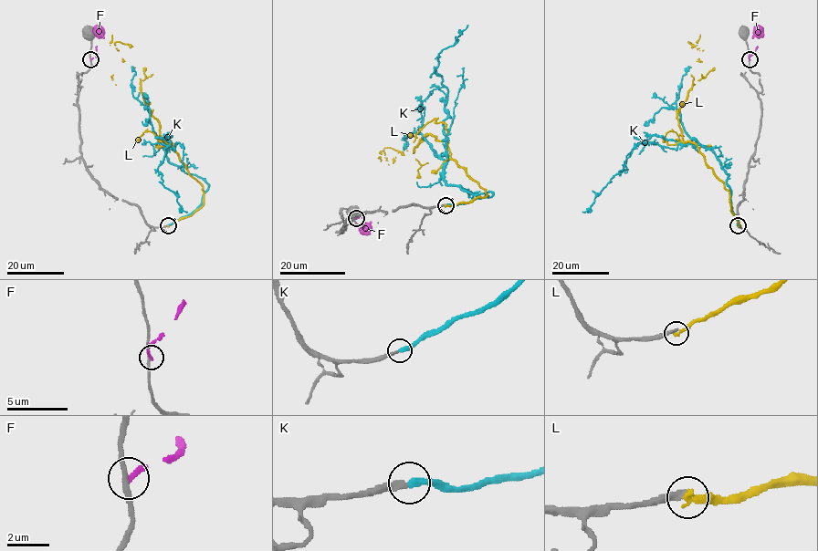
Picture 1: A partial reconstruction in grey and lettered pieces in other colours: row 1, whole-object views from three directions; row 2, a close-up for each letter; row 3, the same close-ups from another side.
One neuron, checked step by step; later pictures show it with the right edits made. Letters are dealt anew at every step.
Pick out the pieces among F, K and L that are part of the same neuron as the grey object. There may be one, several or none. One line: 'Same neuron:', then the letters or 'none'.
Same neuron: K

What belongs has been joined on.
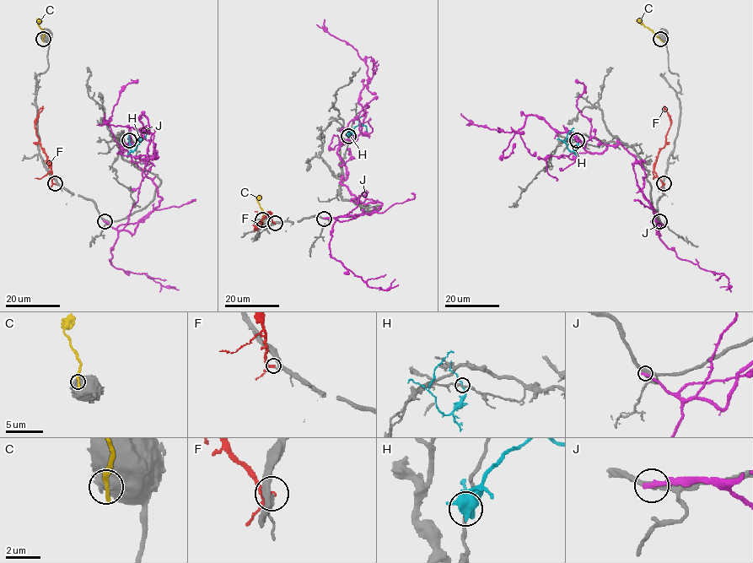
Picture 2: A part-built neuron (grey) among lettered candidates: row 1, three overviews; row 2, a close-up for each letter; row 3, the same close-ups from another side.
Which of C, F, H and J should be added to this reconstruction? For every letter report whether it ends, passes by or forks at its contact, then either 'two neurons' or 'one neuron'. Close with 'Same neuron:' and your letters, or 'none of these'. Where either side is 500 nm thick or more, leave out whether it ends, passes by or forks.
C: two neurons
F: it passes by; two neurons
H: it passes by; two neurons
J: it ends; two neurons
Same neuron: none of these

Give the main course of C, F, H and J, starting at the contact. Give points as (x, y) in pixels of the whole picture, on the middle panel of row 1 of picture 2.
C: (262, 219), (263, 211), (257, 201), (260, 194)
F: (274, 223), (269, 213), (254, 229), (261, 224), (257, 222)
H: (348, 135), (359, 124), (365, 125), (367, 132)
J: (324, 218), (348, 221), (381, 204), (363, 204), (340, 182), (337, 148), (360, 132), (368, 67), (324, 19)

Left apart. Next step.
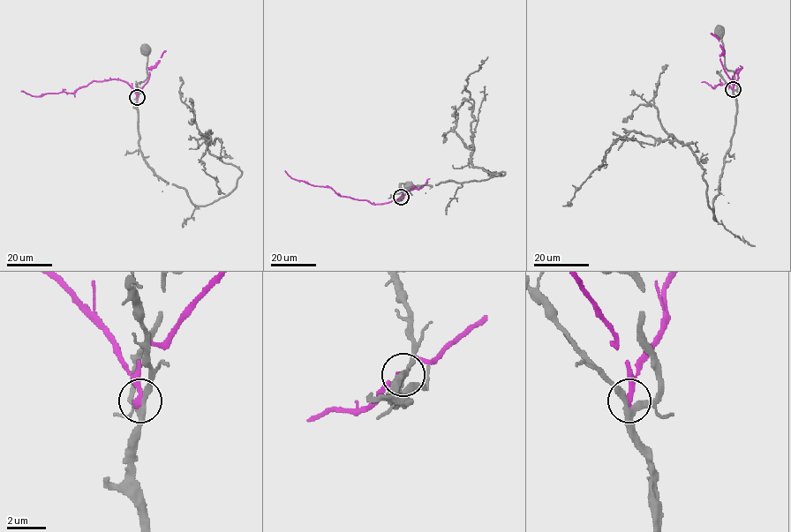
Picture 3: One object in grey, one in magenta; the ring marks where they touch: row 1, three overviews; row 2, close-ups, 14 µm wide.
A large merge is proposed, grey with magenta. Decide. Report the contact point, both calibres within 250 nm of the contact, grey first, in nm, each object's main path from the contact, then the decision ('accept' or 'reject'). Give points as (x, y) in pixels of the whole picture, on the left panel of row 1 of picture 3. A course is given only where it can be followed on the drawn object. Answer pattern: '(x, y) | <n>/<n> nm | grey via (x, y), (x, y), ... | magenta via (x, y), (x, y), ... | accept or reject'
(137, 97) | 240/320 nm | grey via (137, 97), (136, 92), (140, 82), (147, 76), (145, 49) | magenta via (137, 97), (125, 82), (109, 78), (91, 81), (73, 93), (64, 92), (34, 96), (20, 92) | reject

